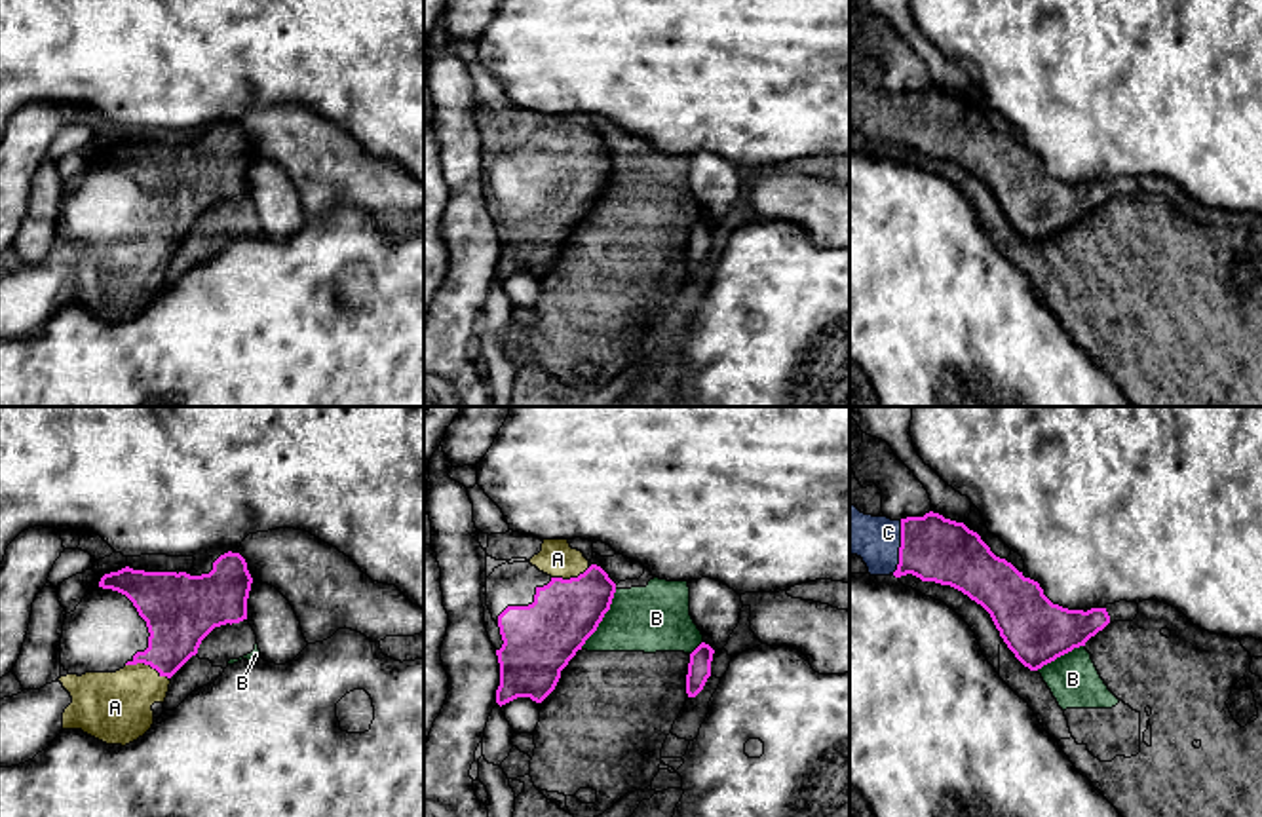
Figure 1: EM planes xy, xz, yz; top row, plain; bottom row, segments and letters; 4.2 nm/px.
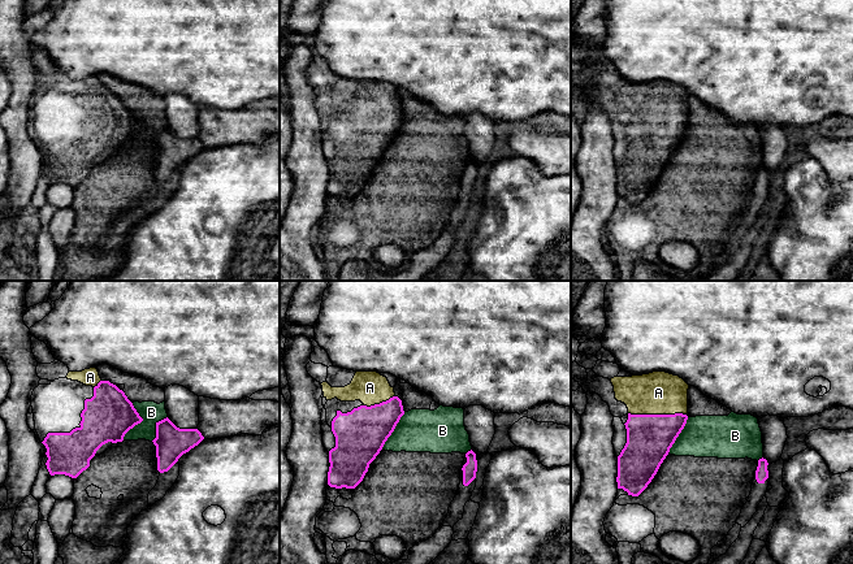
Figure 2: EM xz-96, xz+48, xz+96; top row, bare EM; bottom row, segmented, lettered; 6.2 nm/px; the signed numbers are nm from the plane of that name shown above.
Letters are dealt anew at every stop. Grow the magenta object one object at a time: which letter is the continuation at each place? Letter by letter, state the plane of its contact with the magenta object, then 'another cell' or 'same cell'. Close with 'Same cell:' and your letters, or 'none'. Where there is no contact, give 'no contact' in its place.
A: contact in xy; same cell
B: contact in xz; another cell
C: contact in yz; same cell
Same cell: A, C

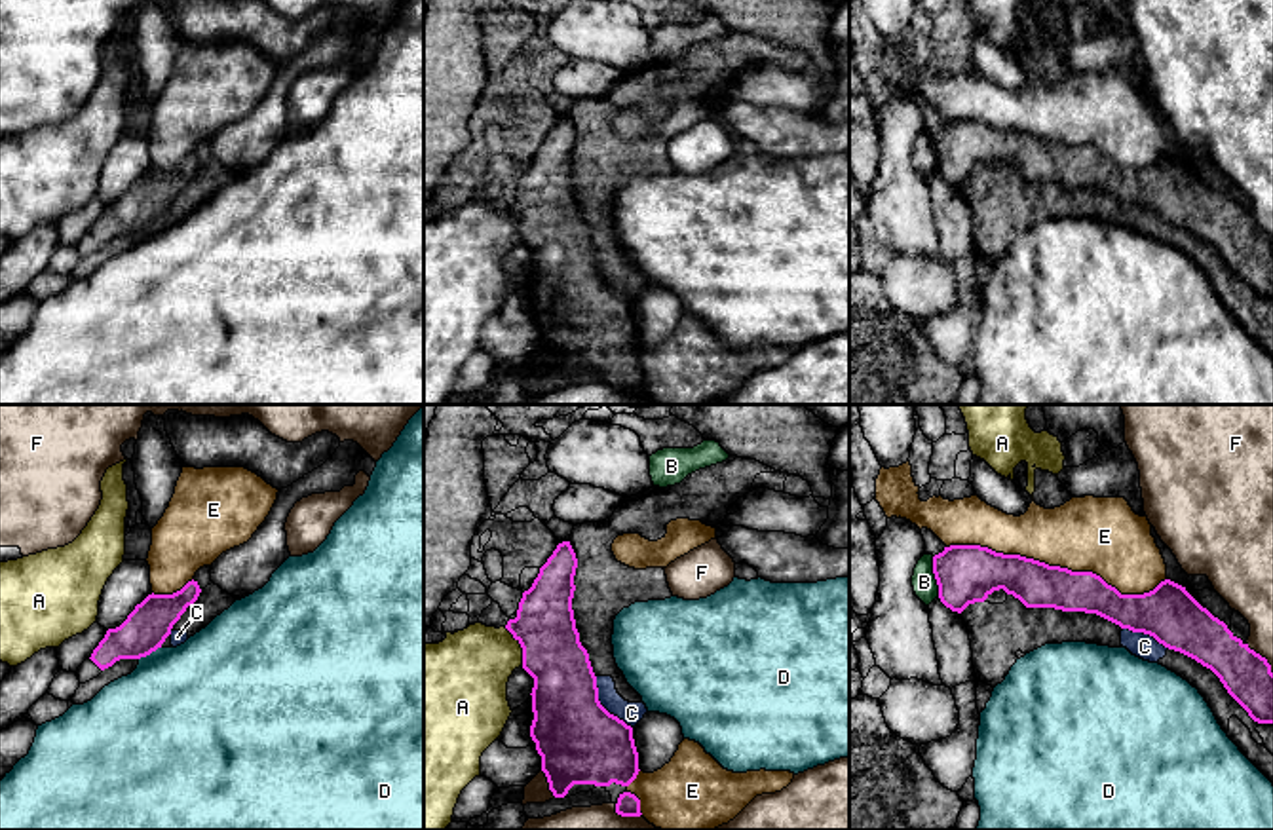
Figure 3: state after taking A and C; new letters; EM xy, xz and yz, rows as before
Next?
A: contact in xz; another cell
B: contact in yz; another cell
C: contact in xz; another cell
D: contact in xy; another cell
E: contact in yz; another cell
F: contact in xz; another cell
Same cell: none

